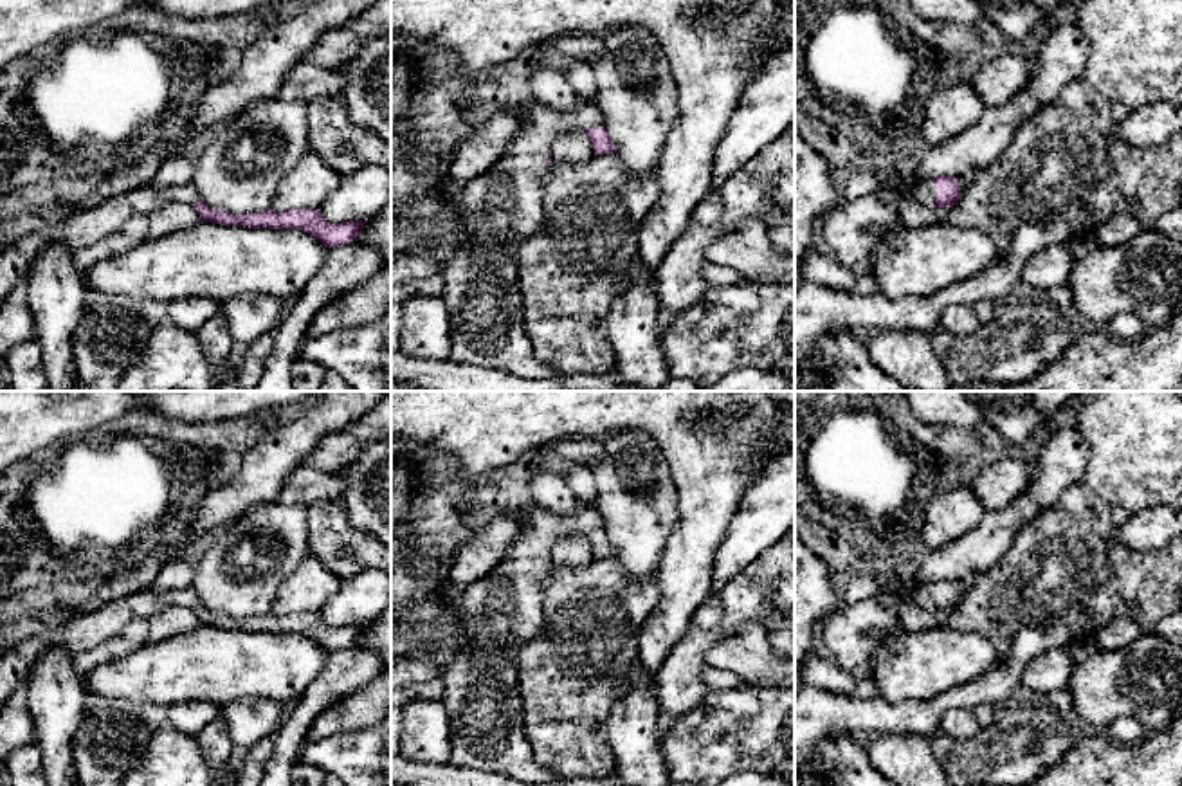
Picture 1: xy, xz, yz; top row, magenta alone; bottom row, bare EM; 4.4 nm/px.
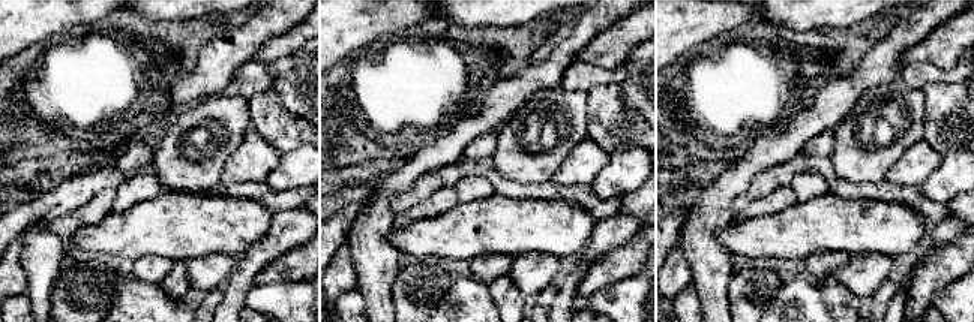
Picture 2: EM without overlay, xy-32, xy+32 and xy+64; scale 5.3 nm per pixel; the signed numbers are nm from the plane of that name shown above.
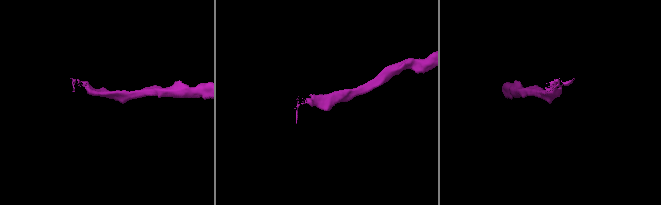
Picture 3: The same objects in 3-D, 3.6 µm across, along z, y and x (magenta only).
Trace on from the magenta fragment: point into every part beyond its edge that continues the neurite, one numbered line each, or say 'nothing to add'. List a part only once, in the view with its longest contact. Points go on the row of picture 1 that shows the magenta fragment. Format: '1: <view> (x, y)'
1: yz (927, 193)

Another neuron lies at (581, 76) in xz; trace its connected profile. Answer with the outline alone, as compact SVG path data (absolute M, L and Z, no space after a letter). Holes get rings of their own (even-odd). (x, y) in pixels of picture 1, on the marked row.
M571 59L566 78L580 99L580 108L595 106L596 83L591 65Z

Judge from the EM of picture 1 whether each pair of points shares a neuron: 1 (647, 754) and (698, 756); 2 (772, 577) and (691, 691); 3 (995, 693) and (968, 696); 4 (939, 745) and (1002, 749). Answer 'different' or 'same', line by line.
1: different
2: same
3: same
4: same

